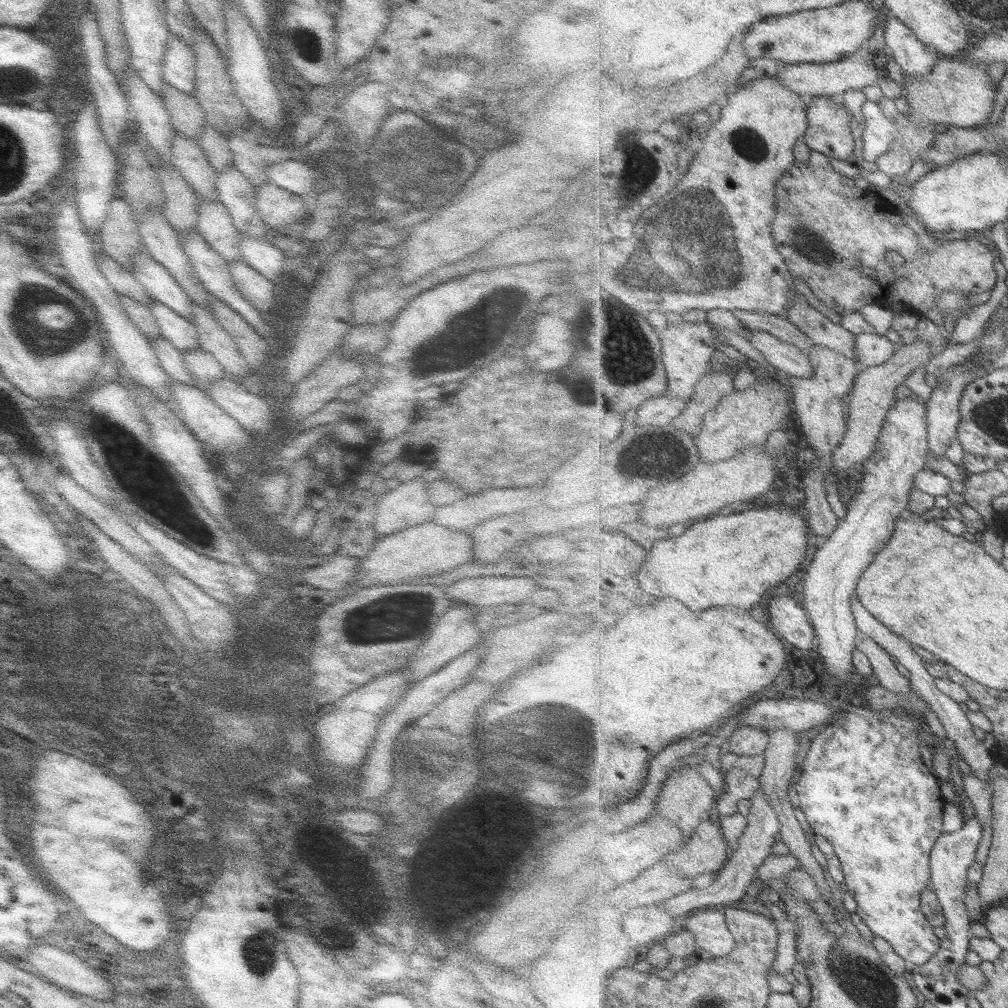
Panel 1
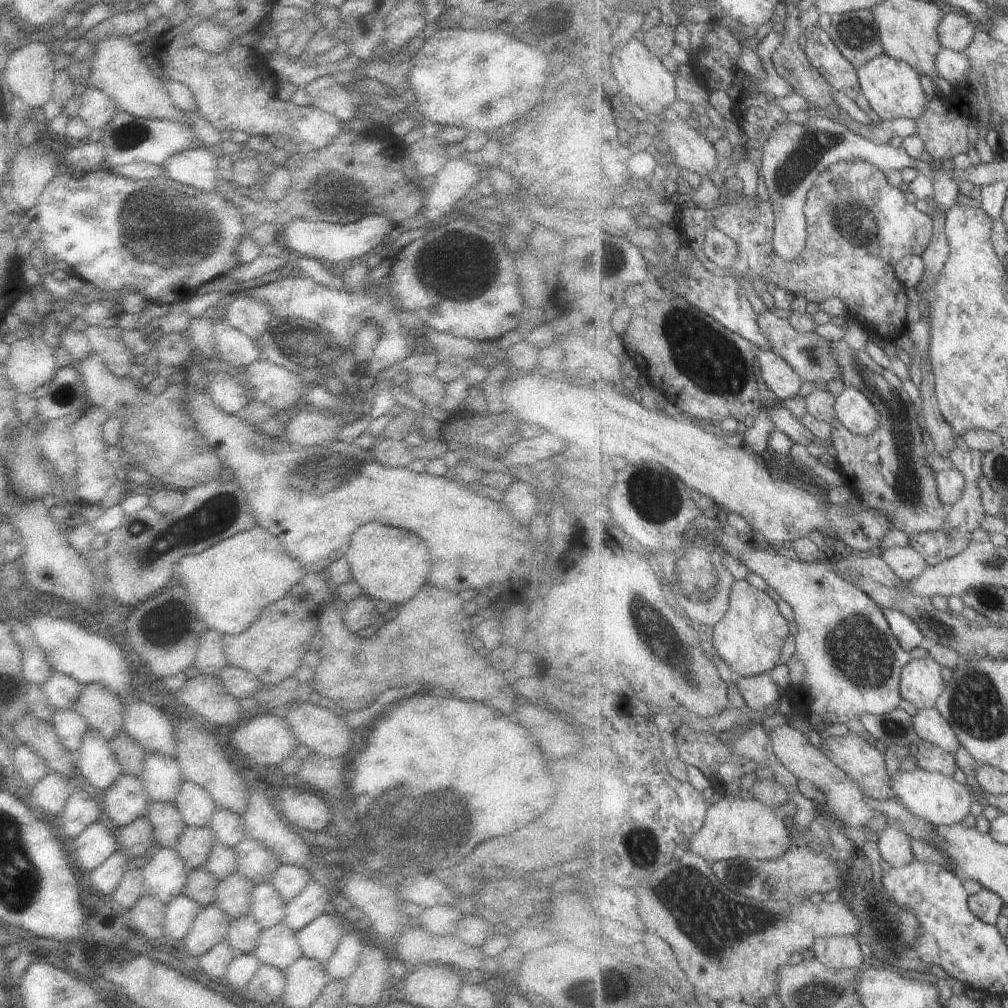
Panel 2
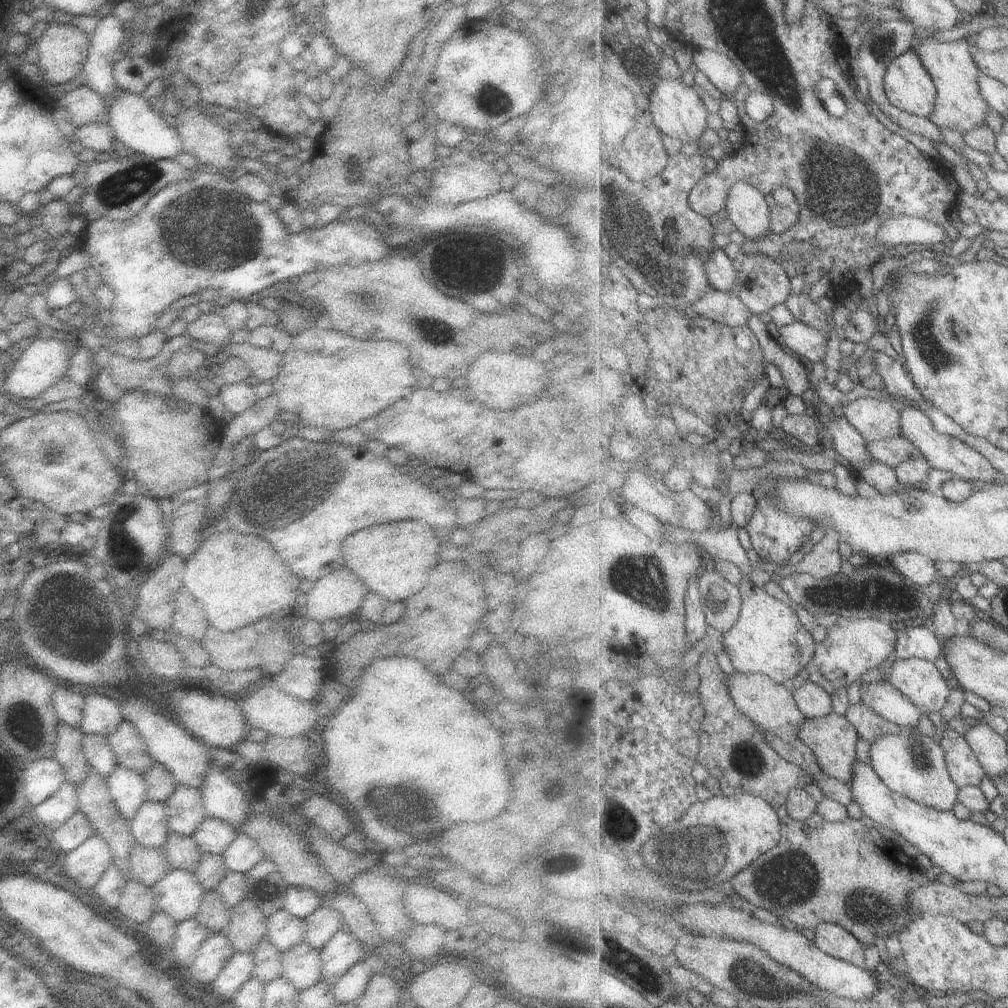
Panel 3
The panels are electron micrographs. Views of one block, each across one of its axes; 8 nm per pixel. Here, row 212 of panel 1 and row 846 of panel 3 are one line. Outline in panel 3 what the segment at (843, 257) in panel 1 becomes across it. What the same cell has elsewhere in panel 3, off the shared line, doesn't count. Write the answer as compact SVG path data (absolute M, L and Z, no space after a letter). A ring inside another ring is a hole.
M816 813L805 822L793 820L788 815L784 817L781 843L733 876L731 882L737 895L755 908L765 909L780 919L787 918L796 926L812 930L827 922L842 925L866 945L875 944L877 936L883 939L896 936L899 930L920 918L907 908L910 893L930 882L920 869L911 856L901 851L891 834L884 835L875 828L869 828L862 819L829 822Z

